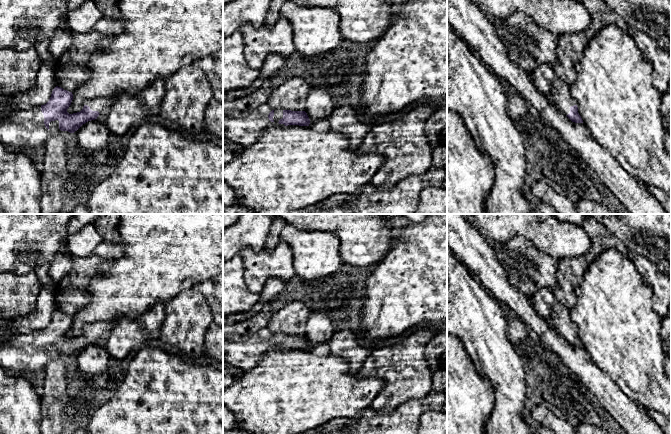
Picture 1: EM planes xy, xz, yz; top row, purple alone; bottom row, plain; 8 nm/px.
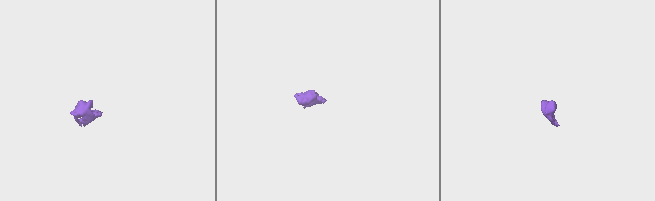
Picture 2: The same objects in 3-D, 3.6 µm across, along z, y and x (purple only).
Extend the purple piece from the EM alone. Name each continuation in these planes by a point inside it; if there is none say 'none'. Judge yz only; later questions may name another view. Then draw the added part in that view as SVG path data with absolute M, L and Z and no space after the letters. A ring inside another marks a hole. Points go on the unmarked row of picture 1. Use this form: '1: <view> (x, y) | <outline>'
1: yz (561, 320) | M555 302L551 306L552 325L565 338L570 337L570 331L577 329L570 318L570 310L564 305Z

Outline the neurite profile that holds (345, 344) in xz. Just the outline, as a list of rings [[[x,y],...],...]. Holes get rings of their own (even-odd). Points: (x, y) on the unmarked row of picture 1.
[[[347,329],[335,331],[328,343],[330,355],[345,359],[349,363],[350,373],[354,375],[360,371],[364,361],[376,347]]]

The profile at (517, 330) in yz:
[[[511,313],[507,318],[507,335],[513,345],[525,339],[530,331],[530,327],[515,313]]]

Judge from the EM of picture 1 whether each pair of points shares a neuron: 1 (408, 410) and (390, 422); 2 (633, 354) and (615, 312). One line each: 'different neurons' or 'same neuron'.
1: same neuron
2: same neuron

